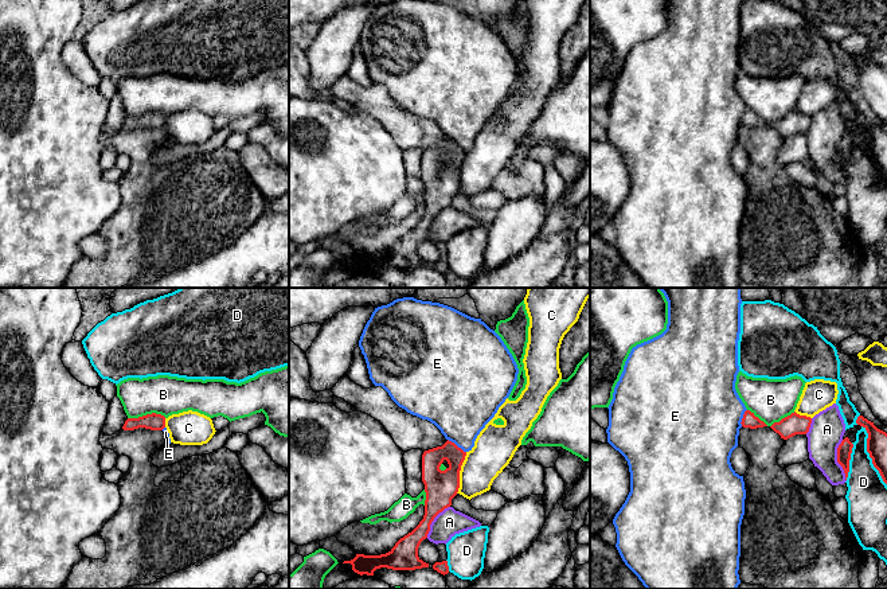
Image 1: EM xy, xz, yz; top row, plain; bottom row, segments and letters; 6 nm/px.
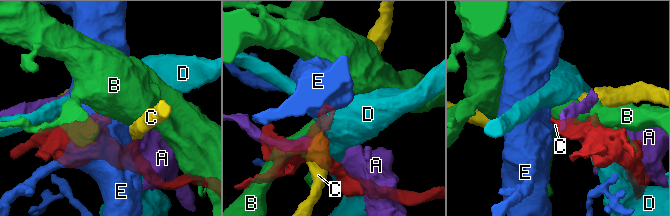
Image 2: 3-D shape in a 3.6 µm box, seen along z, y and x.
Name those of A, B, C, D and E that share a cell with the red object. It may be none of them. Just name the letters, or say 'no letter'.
no letter

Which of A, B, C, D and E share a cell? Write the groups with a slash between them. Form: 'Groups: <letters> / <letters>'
Groups: A / B / C / D / E

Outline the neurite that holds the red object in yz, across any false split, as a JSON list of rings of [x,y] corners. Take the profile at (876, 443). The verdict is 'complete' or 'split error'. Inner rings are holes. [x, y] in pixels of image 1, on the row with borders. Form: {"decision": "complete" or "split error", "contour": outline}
{"decision": "complete", "contour": [[[863,416],[857,417],[856,424],[867,430],[867,452],[872,459],[874,467],[879,471],[883,481],[887,484],[887,433],[878,429],[874,422]]]}

